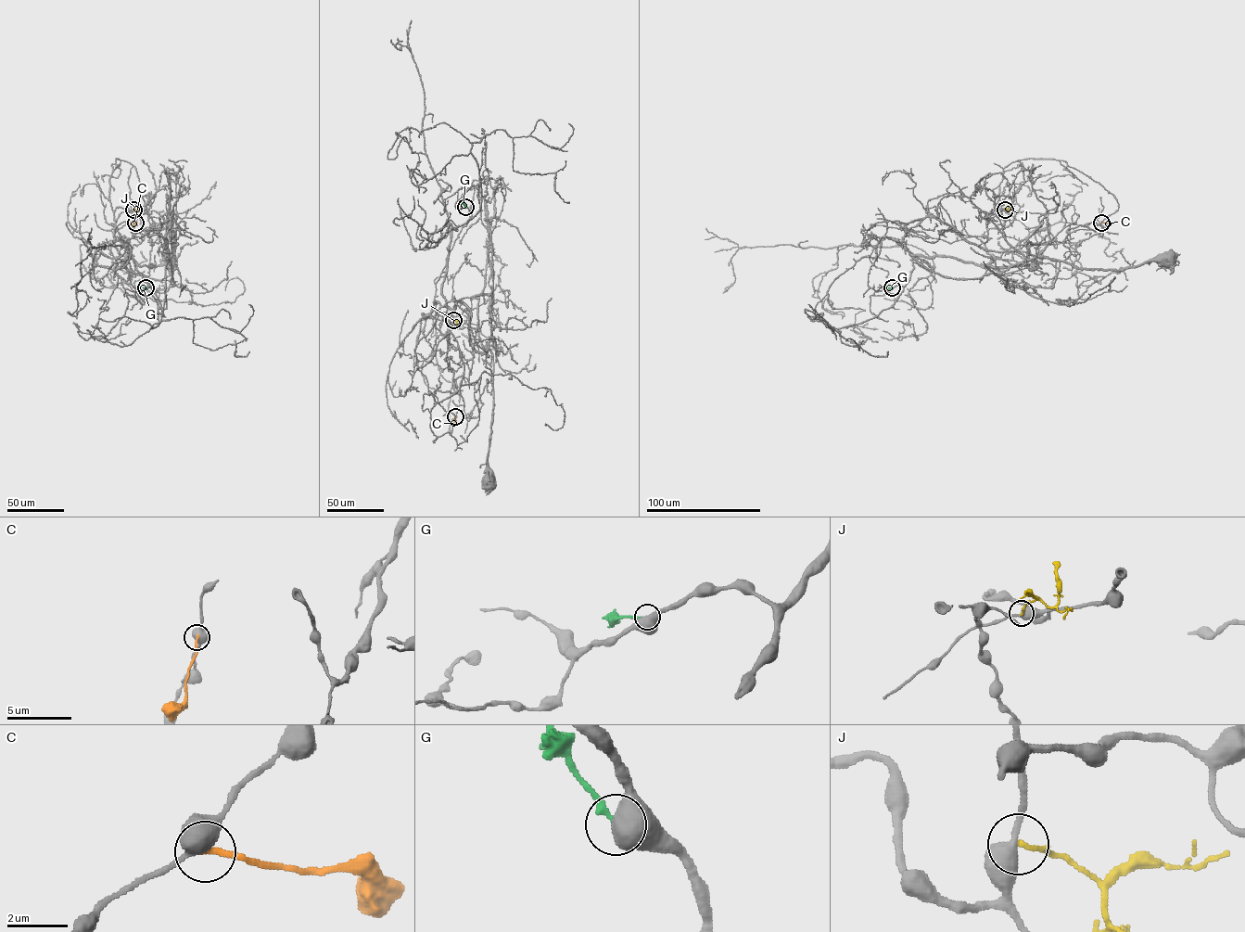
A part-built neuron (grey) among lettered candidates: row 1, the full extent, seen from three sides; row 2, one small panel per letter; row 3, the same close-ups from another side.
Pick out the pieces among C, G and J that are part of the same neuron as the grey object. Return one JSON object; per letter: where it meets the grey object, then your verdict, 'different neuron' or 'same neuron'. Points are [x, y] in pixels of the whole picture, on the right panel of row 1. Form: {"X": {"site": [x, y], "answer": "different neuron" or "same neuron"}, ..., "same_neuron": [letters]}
{"C": {"site": [1101, 223], "answer": "different neuron"}, "G": {"site": [892, 287], "answer": "different neuron"}, "J": {"site": [1005, 210], "answer": "different neuron"}, "same_neuron": []}

